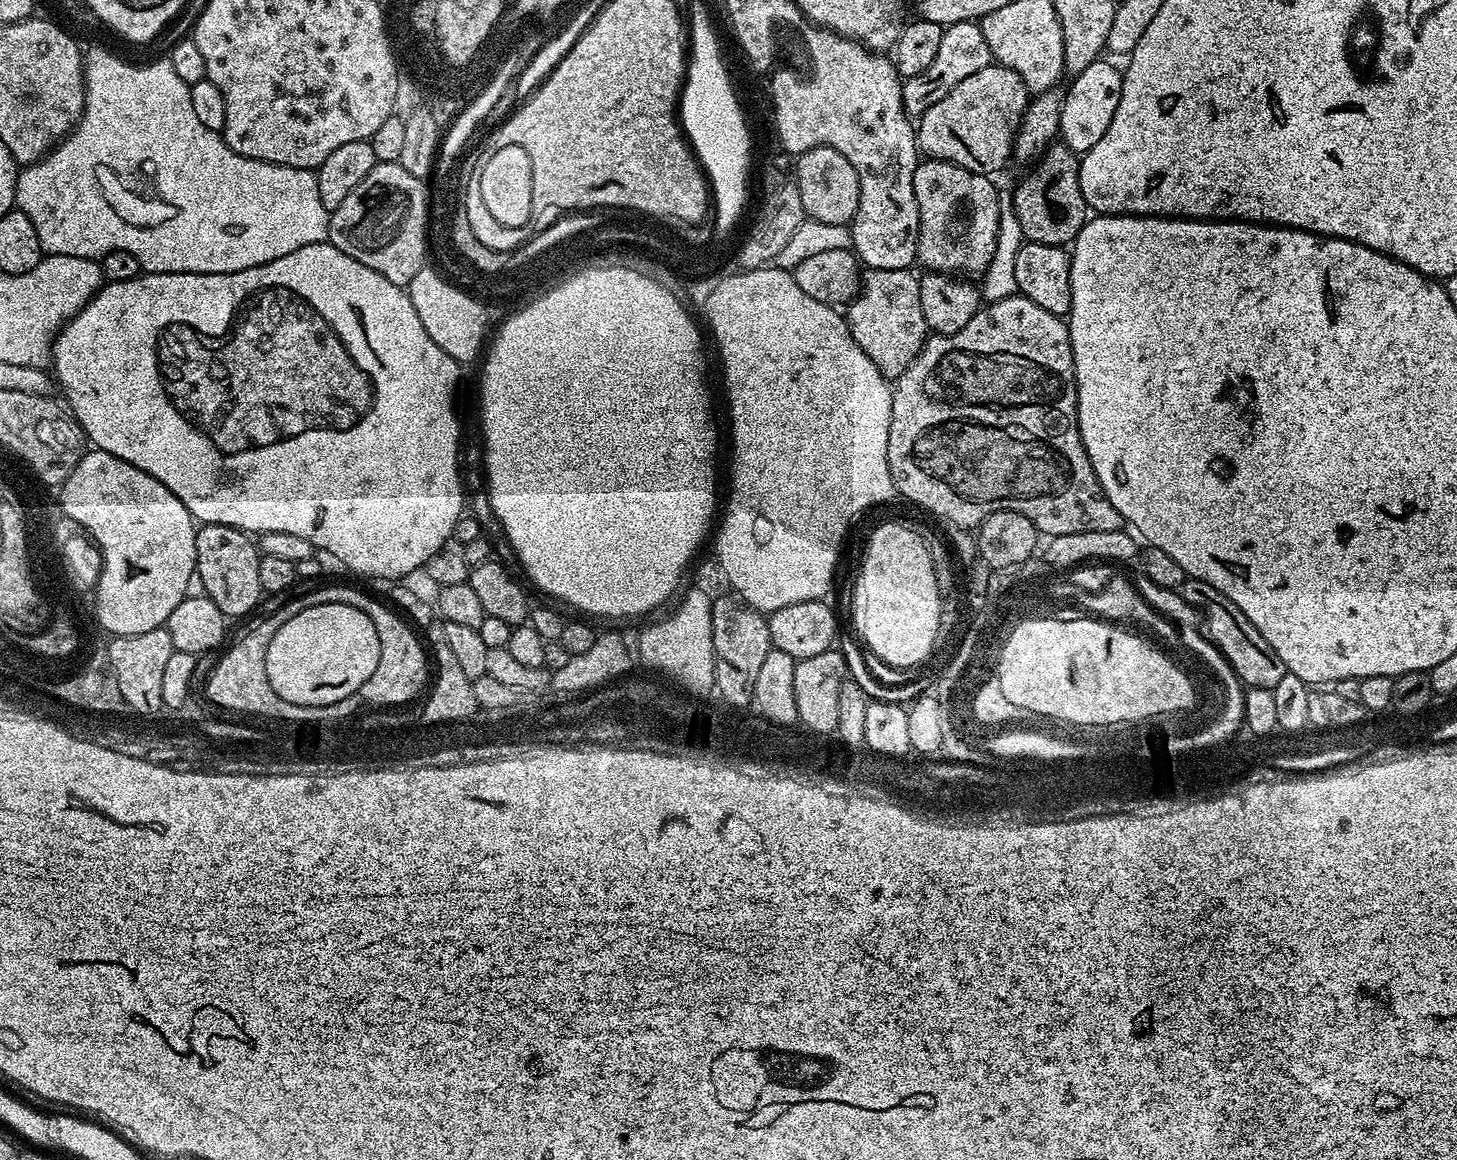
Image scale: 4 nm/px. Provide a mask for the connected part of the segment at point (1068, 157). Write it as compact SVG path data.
M1053 142L1029 168L1032 169L1010 192L1025 241L1059 248L1071 245L1084 223L1090 219L1088 203L1086 198L1082 198L1080 156L1071 152L1064 143Z

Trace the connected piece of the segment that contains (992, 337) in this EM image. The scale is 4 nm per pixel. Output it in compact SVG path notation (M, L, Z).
M1019 294L985 303L980 311L974 314L974 318L970 318L970 322L966 322L966 326L958 330L958 334L932 334L925 340L914 362L910 362L910 366L898 377L892 389L888 465L894 486L901 497L905 496L910 503L933 512L938 519L945 520L956 528L975 529L998 510L1026 514L1026 518L1034 522L1037 533L1044 535L1045 532L1048 538L1083 531L1118 531L1126 524L1122 514L1114 510L1110 498L1106 498L1094 474L1094 466L1090 466L1086 446L1080 437L1076 417L1076 371L1067 323L1061 317L1050 314L1050 310L1042 310L1042 306L1037 306L1035 302L1030 302L1030 298Z

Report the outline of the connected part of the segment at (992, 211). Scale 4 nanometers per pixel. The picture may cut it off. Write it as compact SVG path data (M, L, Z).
M924 158L914 170L914 198L918 202L918 246L917 261L929 272L947 272L961 278L976 278L985 273L994 258L995 243L998 242L999 196L993 181L982 174L974 174L954 162Z

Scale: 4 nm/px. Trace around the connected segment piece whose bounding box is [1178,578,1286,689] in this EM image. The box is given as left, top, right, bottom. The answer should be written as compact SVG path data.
M1185 578L1178 591L1188 605L1202 613L1202 628L1208 640L1221 652L1245 689L1273 689L1281 682L1286 673L1282 658L1274 654L1274 646L1270 646L1270 642L1266 642L1262 634L1258 634L1254 622L1250 622L1250 618L1246 618L1246 614L1242 614L1242 610L1238 610L1238 606L1234 606L1230 598L1226 598L1226 594L1214 590L1210 582L1191 578Z

